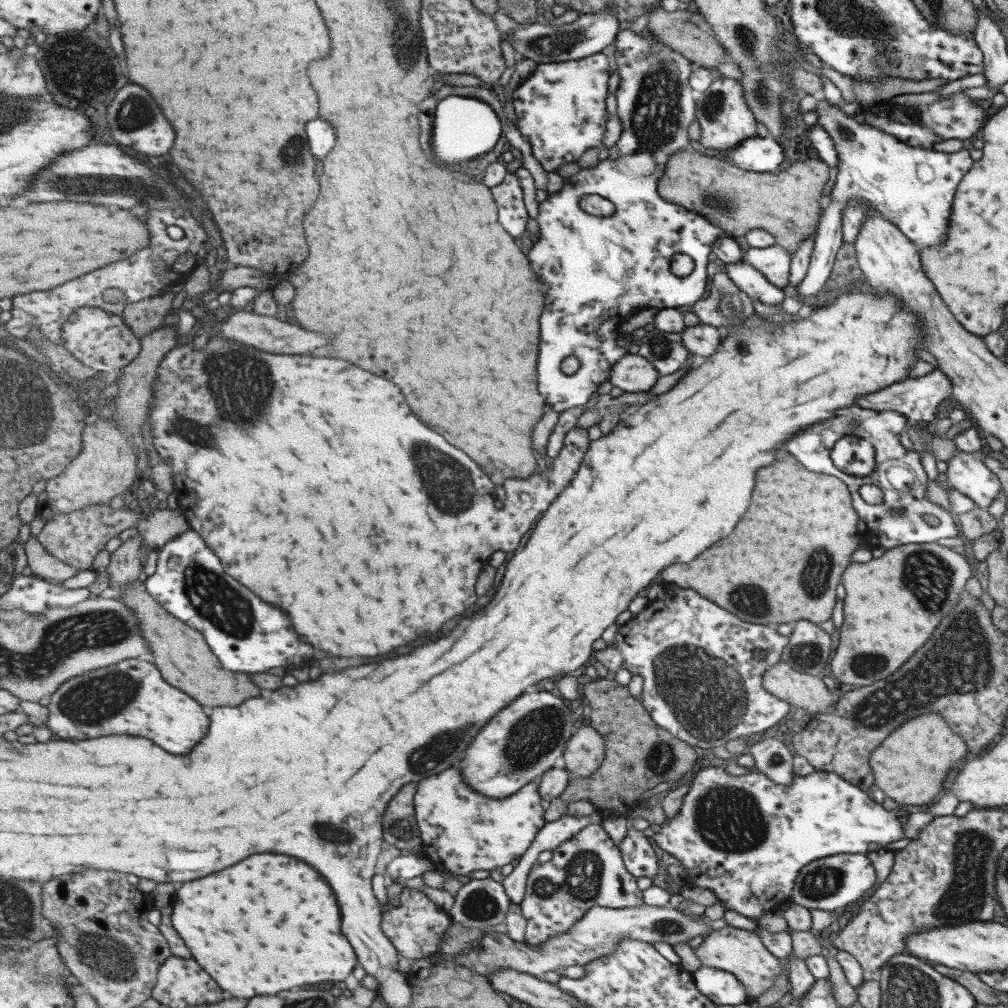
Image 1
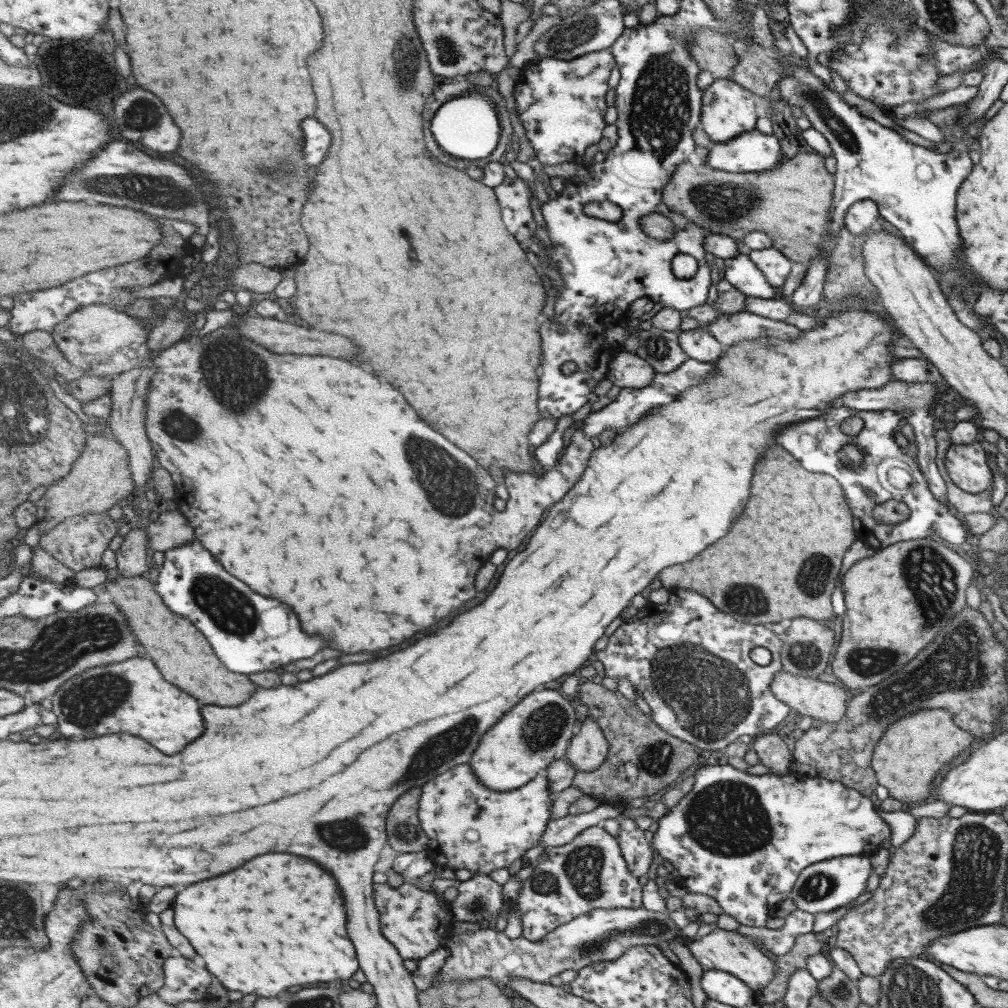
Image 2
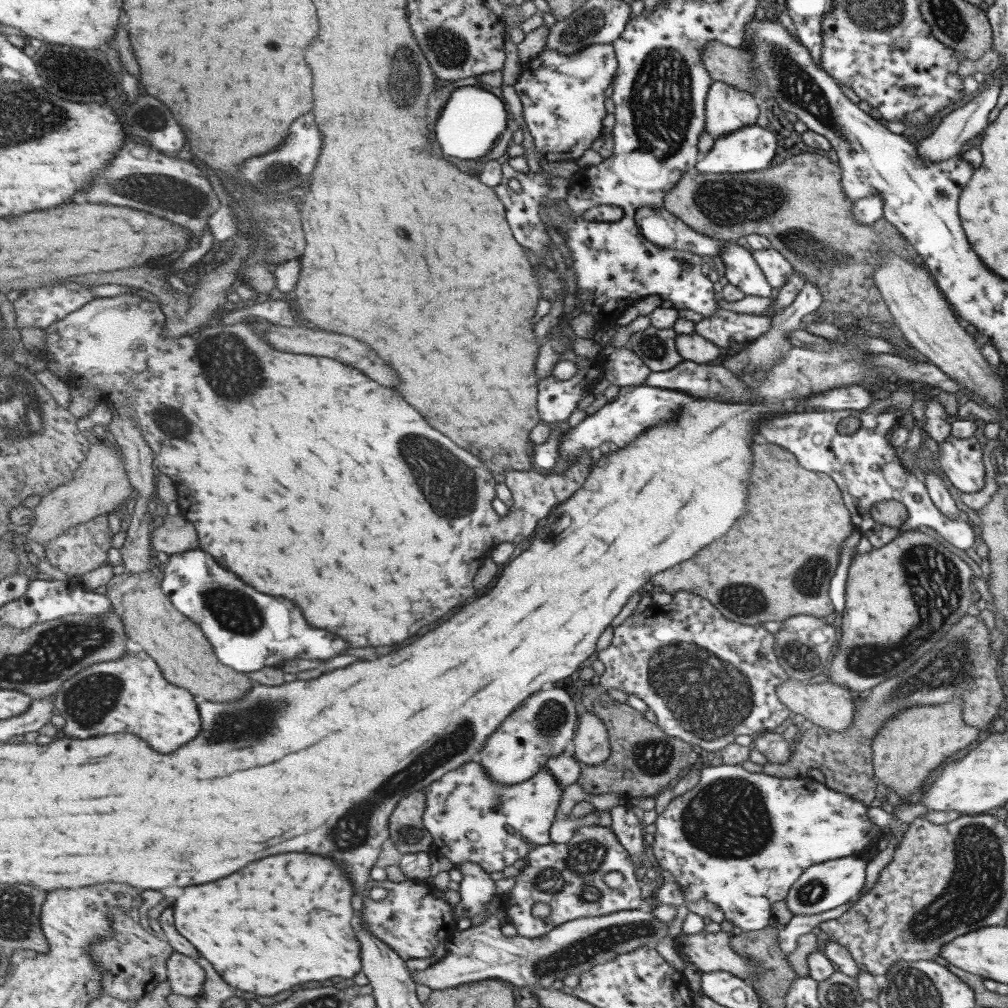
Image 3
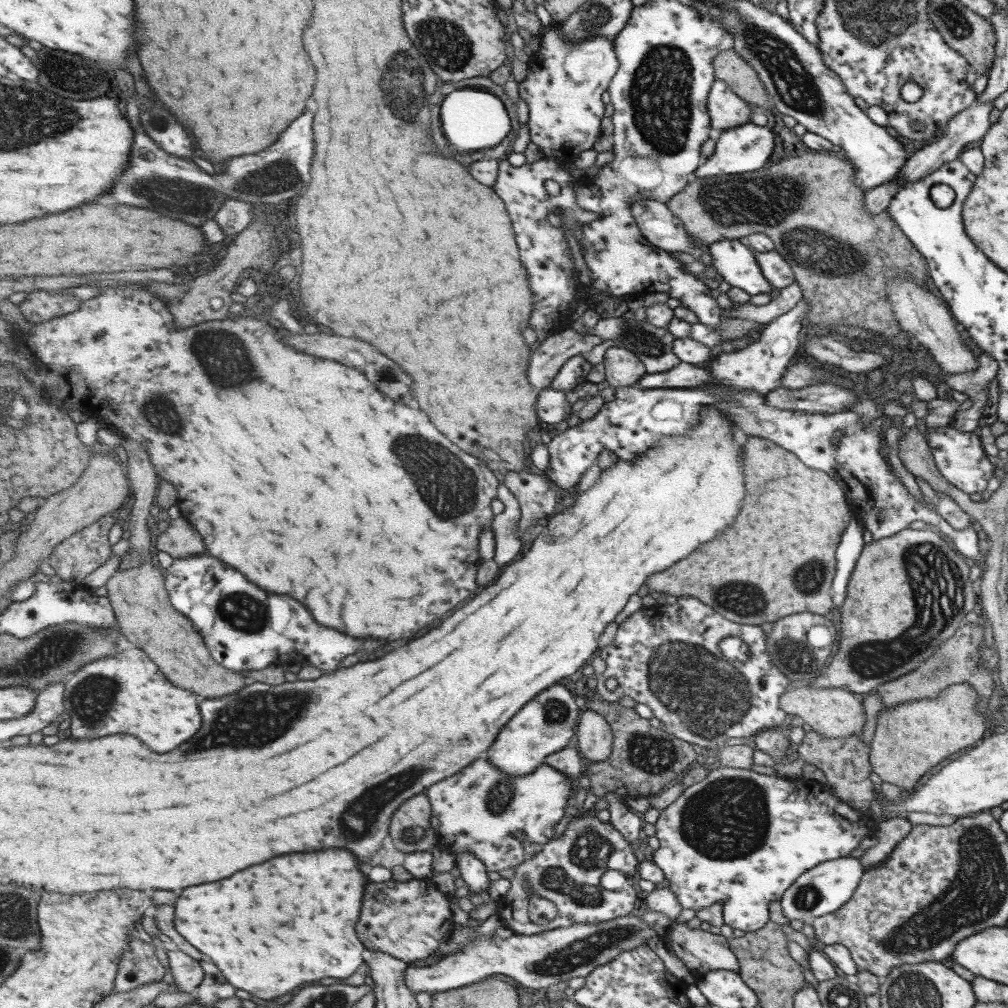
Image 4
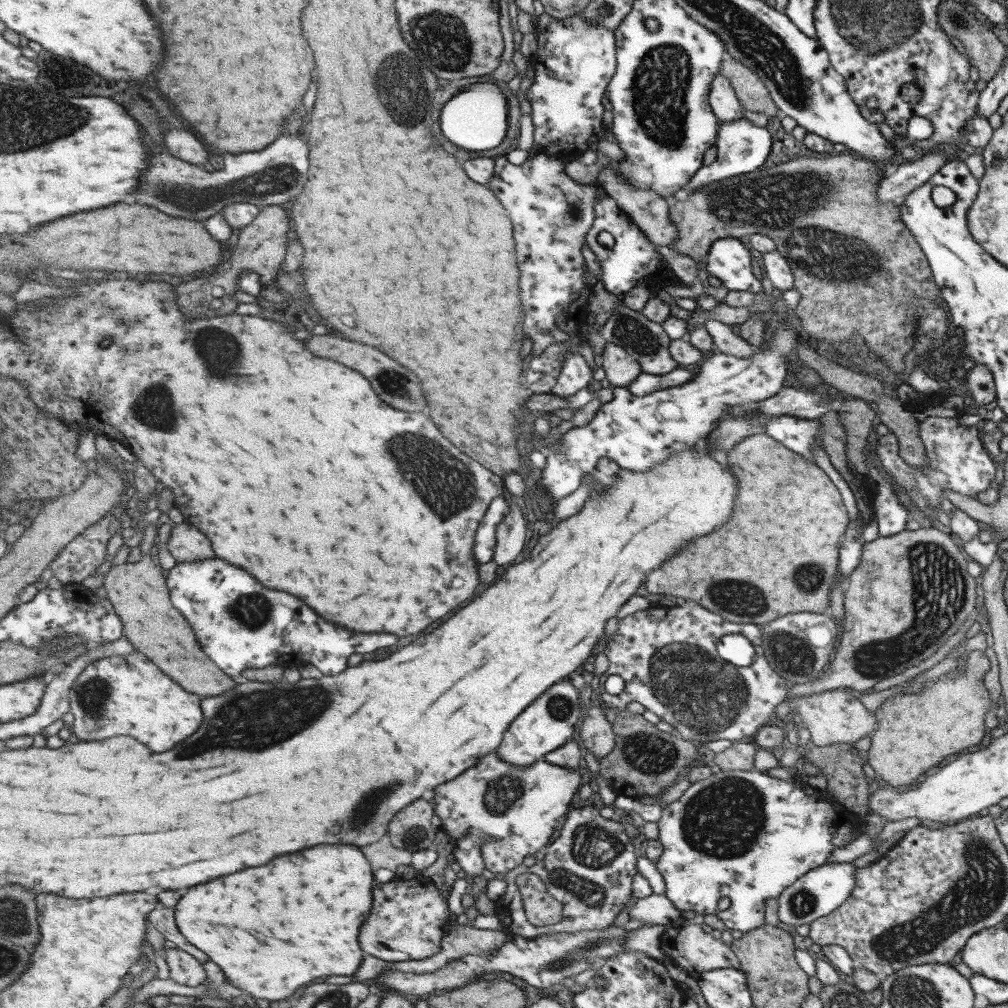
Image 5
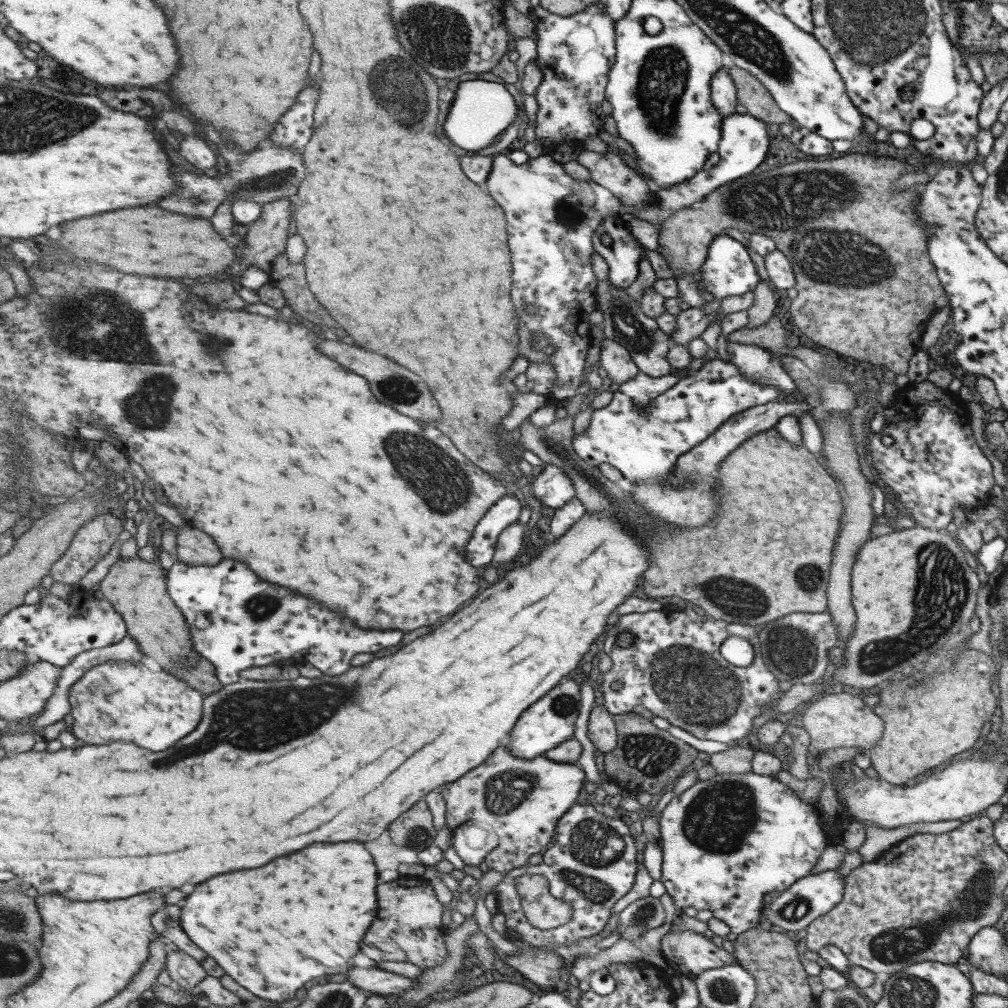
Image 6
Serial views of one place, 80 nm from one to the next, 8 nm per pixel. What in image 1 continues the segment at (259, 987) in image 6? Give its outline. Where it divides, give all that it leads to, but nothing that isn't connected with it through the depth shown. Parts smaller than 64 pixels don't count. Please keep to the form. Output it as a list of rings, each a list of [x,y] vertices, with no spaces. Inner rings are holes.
[[[255,854],[229,870],[187,882],[177,892],[173,908],[173,924],[185,938],[197,962],[217,978],[223,990],[233,992],[238,999],[279,994],[295,986],[329,980],[342,985],[358,964],[356,950],[341,932],[341,908],[333,888],[313,866],[293,856]]]

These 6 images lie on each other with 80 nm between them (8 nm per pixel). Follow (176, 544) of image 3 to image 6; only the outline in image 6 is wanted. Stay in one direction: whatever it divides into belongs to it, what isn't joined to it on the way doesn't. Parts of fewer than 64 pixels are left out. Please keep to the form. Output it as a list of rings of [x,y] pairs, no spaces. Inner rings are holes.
[[[186,525],[177,533],[177,557],[193,566],[217,566],[223,561],[223,552],[211,536]]]

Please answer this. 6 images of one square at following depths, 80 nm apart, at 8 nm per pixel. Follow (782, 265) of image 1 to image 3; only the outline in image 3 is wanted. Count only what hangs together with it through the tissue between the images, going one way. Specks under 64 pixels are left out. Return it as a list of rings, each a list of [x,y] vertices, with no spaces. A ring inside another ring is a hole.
[[[773,248],[753,250],[753,256],[757,261],[757,266],[761,267],[765,280],[773,290],[783,286],[794,273],[789,262]]]

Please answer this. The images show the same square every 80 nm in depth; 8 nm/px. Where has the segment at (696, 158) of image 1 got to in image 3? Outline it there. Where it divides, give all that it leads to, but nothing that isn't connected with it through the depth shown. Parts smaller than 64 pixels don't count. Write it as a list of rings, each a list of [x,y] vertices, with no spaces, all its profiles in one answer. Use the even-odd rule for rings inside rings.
[[[818,151],[796,154],[775,168],[765,167],[744,173],[713,174],[692,168],[684,174],[677,188],[665,197],[664,207],[693,227],[698,234],[711,238],[731,242],[742,240],[749,234],[765,236],[771,243],[771,248],[789,262],[794,272],[801,275],[804,283],[812,282],[817,287],[821,295],[821,304],[816,308],[815,314],[813,312],[812,317],[828,320],[830,314],[851,314],[855,318],[867,318],[875,324],[894,324],[872,277],[876,264],[880,262],[880,250],[896,252],[908,262],[921,262],[901,233],[887,222],[885,217],[882,216],[870,225],[854,221],[854,202],[846,197],[839,181],[839,163],[831,162],[824,153]]]

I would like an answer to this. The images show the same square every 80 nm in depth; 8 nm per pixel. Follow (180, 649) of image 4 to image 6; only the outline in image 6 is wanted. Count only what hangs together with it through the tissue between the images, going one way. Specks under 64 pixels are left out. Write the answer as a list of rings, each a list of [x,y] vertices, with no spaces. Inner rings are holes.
[[[139,557],[119,558],[98,589],[123,615],[128,634],[140,644],[145,655],[159,660],[165,670],[171,670],[205,696],[224,688],[220,678],[217,678],[216,667],[196,652],[189,623],[169,594],[167,570],[160,567],[157,561],[147,562]]]

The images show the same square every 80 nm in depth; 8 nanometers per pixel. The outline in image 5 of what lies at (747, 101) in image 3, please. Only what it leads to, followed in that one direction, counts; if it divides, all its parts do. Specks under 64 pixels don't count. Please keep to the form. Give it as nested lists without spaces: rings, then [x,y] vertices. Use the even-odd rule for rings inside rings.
[[[716,76],[711,82],[711,92],[708,93],[708,102],[718,124],[725,121],[734,121],[743,118],[743,107],[736,97],[733,86],[724,76]]]

